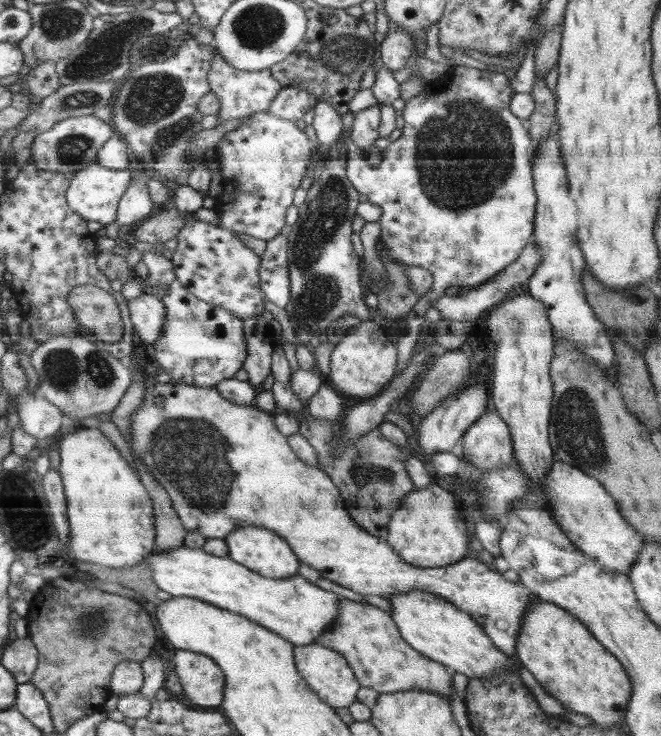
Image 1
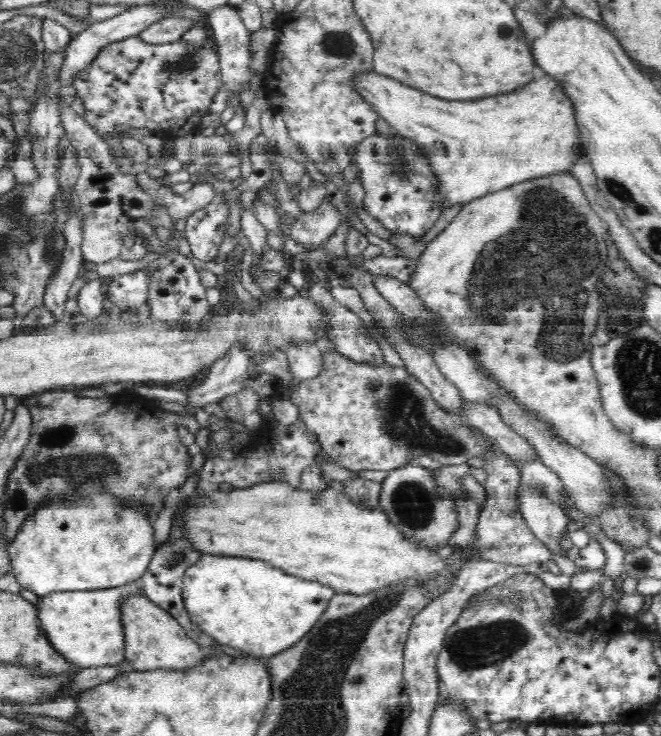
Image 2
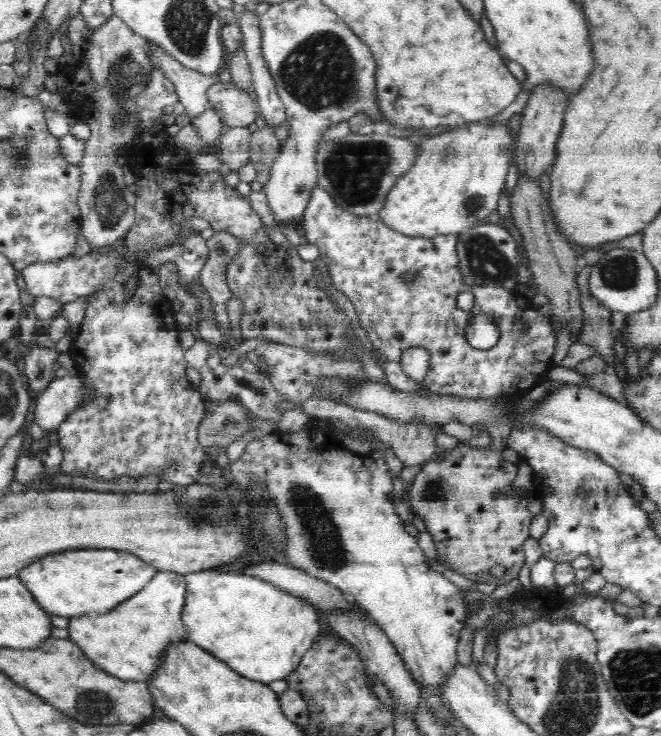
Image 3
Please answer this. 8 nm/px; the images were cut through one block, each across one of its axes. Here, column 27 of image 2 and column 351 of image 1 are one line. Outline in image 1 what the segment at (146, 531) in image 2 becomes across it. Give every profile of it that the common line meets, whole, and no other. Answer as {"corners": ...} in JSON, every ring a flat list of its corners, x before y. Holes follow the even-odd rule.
{"corners":[[172,380,168,383,149,381,144,404,132,414,130,427,132,427,132,434,130,434,132,451,162,484,186,532,198,531,208,539,224,539,226,535,242,526,266,527,289,542,301,563,314,567,322,573,322,577,350,588,362,596,373,594,388,598,390,595,404,593,410,589,422,589,440,595,478,620,494,646,518,663,518,672,522,674,522,678,526,678,526,686,530,686,530,690,538,694,538,702,542,702,542,706,546,706,550,714,567,712,562,703,538,684,517,656,518,633,521,632,522,617,526,616,524,610,530,605,531,600,536,599,534,598,536,594,530,592,521,581,509,581,496,567,483,563,474,556,454,562,450,566,442,566,442,568,420,568,398,558,386,538,376,538,354,522,345,508,344,498,334,486,333,479,325,471,308,466,297,458,297,452,293,450,288,438,277,429,277,426,274,426,268,413,260,412,260,408,254,407,254,404,251,406,234,404,226,399,216,387,206,388,206,386,194,386]]}

